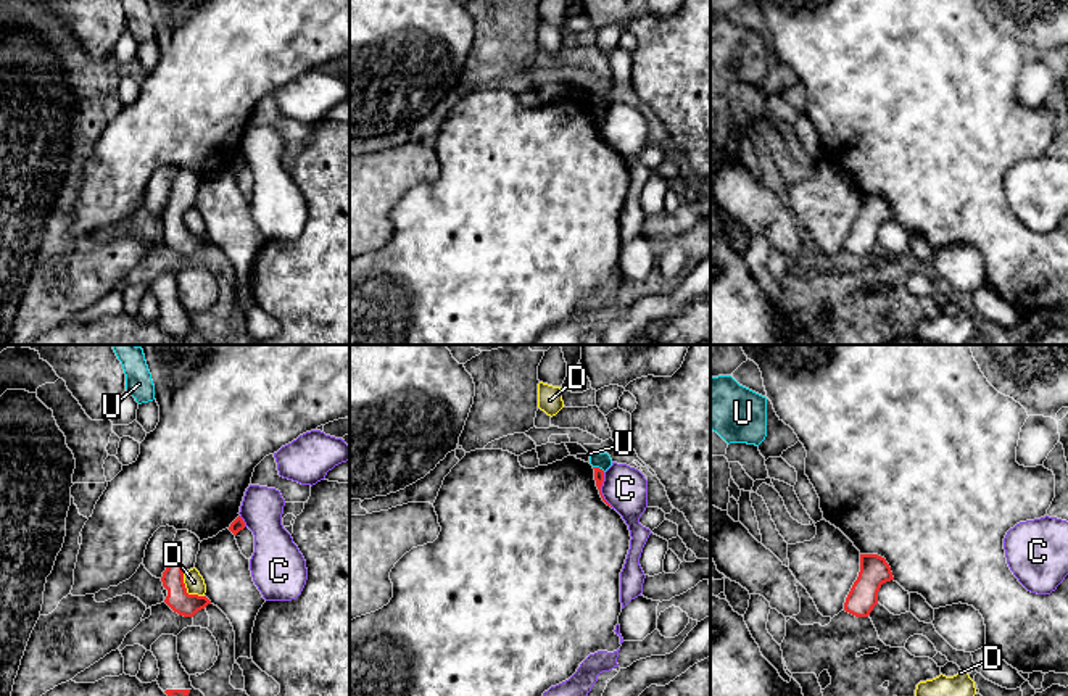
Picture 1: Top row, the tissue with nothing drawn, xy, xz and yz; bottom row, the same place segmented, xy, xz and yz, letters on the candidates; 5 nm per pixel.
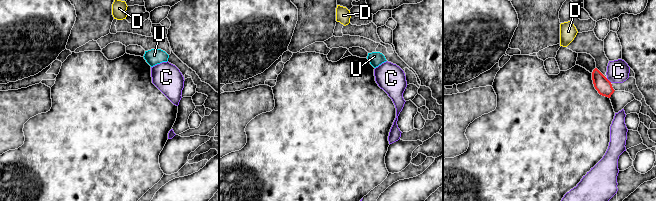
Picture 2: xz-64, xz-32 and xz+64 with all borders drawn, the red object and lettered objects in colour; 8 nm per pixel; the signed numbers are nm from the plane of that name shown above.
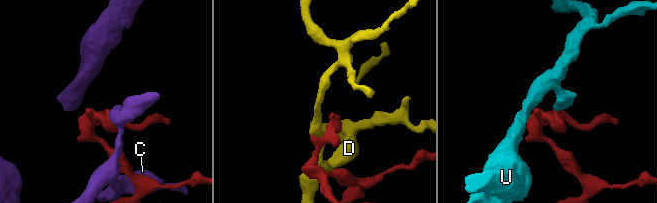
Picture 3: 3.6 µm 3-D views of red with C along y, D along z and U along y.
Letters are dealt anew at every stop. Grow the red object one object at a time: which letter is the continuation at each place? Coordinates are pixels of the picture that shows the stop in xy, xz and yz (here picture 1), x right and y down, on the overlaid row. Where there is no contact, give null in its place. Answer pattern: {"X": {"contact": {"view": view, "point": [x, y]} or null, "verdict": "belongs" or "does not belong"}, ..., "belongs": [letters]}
{"C": {"contact": {"view": "xz", "point": [600, 490]}, "verdict": "does not belong"}, "D": {"contact": {"view": "xy", "point": [186, 592]}, "verdict": "does not belong"}, "U": {"contact": {"view": "xz", "point": [598, 468]}, "verdict": "does not belong"}, "belongs": []}

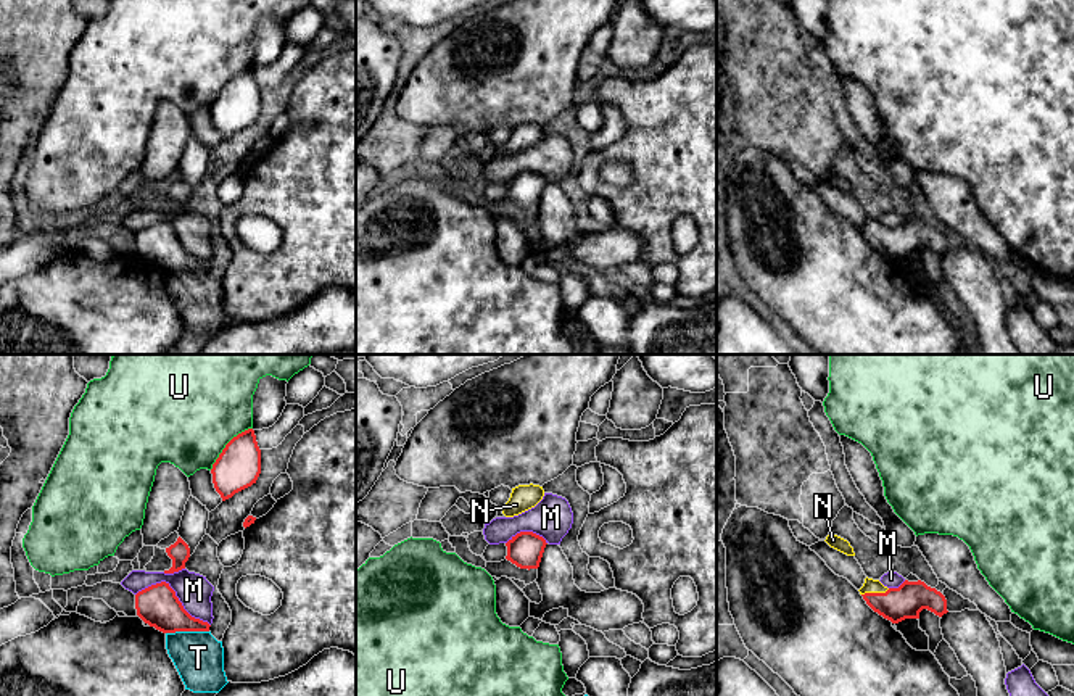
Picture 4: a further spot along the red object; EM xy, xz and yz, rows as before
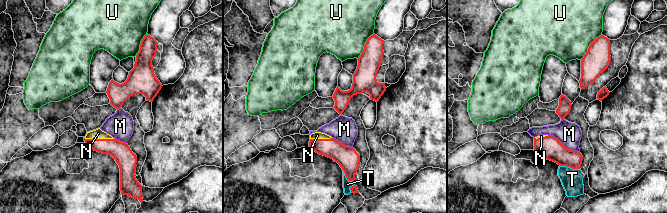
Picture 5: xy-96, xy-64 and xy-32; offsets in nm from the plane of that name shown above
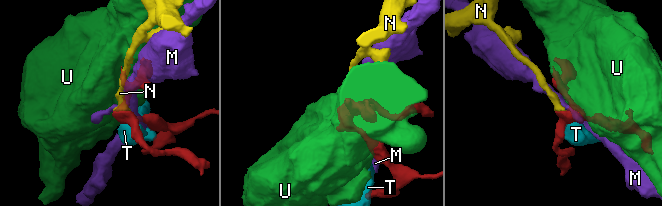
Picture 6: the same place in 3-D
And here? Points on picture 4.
{"M": {"contact": {"view": "xy", "point": [174, 593]}, "verdict": "does not belong"}, "N": {"contact": {"view": "yz", "point": [875, 593]}, "verdict": "belongs"}, "T": {"contact": {"view": "xy", "point": [187, 630]}, "verdict": "does not belong"}, "U": {"contact": {"view": "xy", "point": [226, 445]}, "verdict": "does not belong"}, "belongs": ["N"]}

